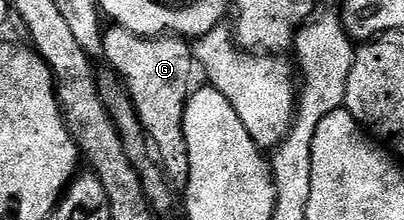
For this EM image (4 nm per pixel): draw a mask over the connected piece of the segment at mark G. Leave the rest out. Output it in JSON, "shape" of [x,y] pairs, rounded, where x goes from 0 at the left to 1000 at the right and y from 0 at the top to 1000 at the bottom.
{"shape":[[[285,105],[270,109],[255,136],[255,186],[255,273],[262,268],[277,291],[270,295],[275,327],[317,391],[342,541],[366,600],[366,627],[386,664],[386,705],[406,759],[408,795],[428,845],[463,845],[470,686],[460,668],[455,609],[455,491],[478,400],[478,209],[453,168],[354,168],[332,141],[312,141],[312,123]]]}

